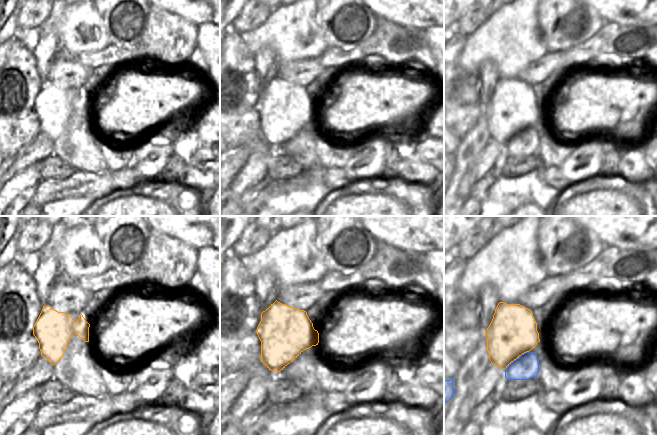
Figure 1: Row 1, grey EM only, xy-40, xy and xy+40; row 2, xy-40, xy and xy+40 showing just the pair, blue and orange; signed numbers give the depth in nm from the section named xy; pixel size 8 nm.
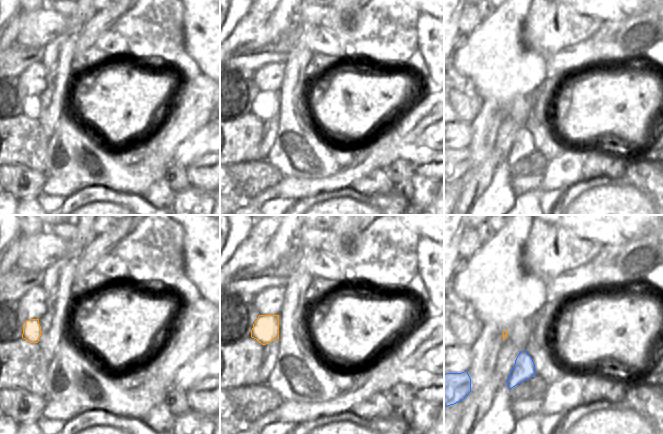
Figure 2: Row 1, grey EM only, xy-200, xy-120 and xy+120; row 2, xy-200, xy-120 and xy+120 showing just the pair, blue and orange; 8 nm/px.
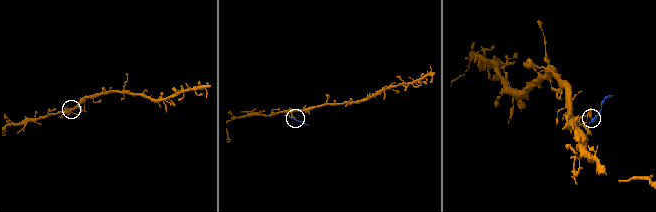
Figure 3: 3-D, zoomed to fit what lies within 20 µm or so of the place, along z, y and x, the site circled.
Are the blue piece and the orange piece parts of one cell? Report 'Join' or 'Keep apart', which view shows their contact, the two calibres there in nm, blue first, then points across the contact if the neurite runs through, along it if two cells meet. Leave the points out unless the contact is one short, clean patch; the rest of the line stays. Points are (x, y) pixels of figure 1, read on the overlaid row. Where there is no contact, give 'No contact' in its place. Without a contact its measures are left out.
Keep apart. Touches blue in xy+40. Thickness 190 nm (blue) against 380 nm. Boundary: xy+40 (529, 350), (519, 355), (504, 369)

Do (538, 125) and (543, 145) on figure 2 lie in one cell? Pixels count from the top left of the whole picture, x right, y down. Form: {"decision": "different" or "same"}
{"decision": "same"}

